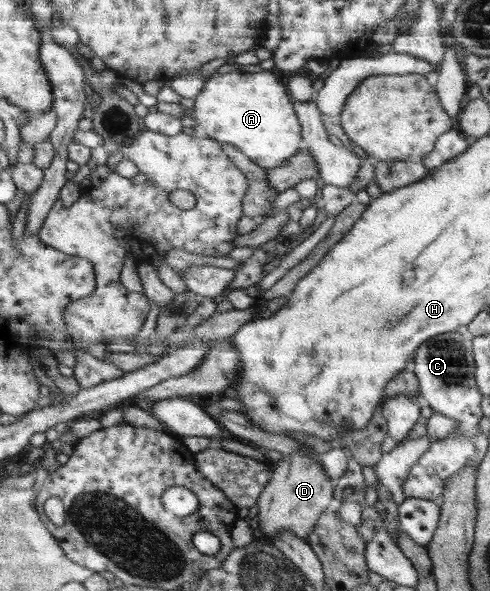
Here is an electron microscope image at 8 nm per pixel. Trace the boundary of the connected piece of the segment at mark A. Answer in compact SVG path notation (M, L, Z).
M235 70L215 73L205 81L189 114L204 130L205 136L236 146L261 168L274 169L289 162L298 153L301 142L299 117L295 116L296 110L293 110L287 90L273 70L259 74L246 71L241 74Z

